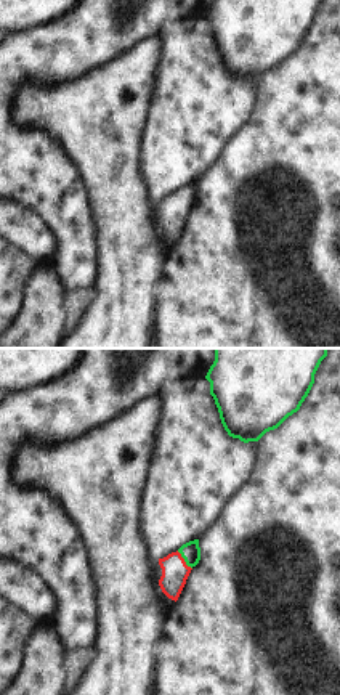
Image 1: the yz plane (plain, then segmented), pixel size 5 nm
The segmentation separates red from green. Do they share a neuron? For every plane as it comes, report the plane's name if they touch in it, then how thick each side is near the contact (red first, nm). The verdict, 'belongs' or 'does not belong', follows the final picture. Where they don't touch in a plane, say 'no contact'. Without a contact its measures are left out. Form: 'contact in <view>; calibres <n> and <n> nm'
contact in yz; calibres 140 and 100 nm

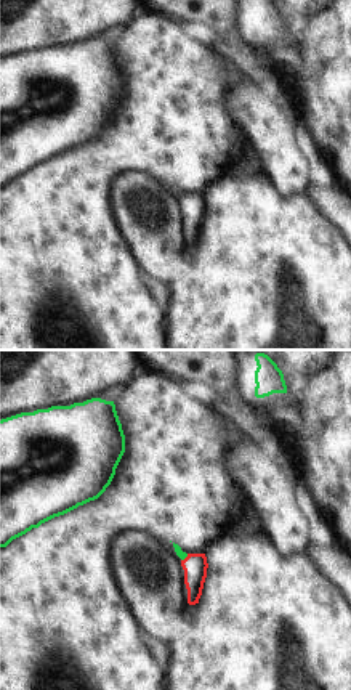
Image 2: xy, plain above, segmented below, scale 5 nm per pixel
contact in xy; calibres 120 and 40 nm

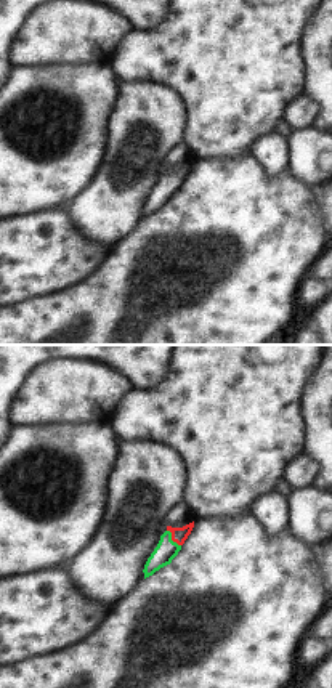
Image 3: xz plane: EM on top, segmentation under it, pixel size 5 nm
contact in xz; calibres 80 and 110 nm

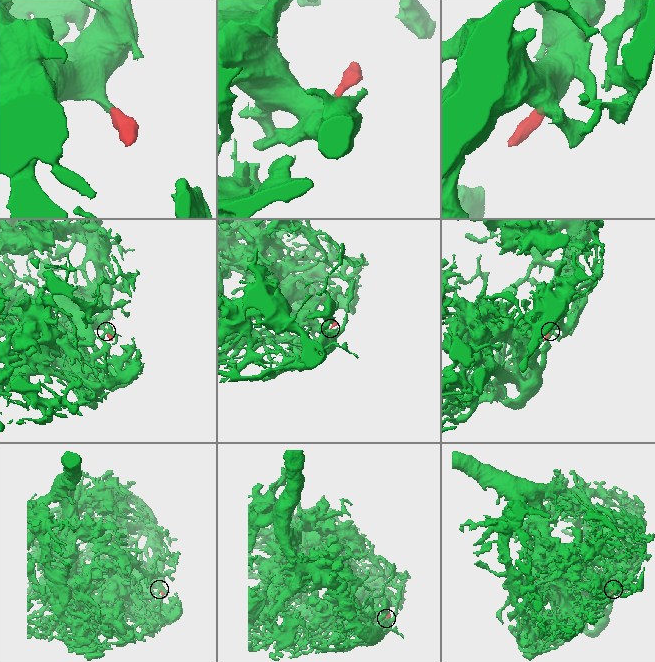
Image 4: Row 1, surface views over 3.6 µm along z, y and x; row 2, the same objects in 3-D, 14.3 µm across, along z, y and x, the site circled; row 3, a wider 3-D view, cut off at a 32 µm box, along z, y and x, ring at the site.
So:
belongs

